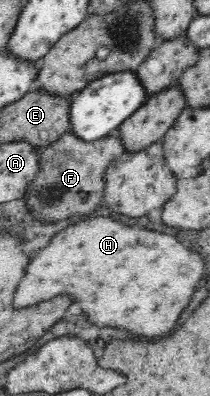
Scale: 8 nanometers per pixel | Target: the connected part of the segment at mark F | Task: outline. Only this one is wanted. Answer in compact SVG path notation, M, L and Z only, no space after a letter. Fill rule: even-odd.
M70 131L60 136L55 142L40 150L40 169L32 184L26 188L24 198L32 213L39 220L65 220L69 216L91 214L98 205L103 204L105 194L104 174L109 164L126 151L118 133L109 134L97 140L87 142Z

